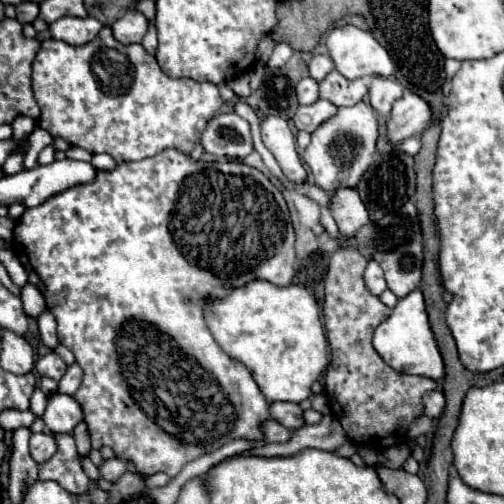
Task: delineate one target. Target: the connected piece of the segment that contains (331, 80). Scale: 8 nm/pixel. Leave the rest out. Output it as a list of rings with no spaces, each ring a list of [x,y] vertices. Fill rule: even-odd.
[[[337,70],[329,72],[329,76],[319,84],[319,96],[329,100],[337,108],[341,106],[355,106],[367,96],[367,86],[361,78],[347,80]]]

